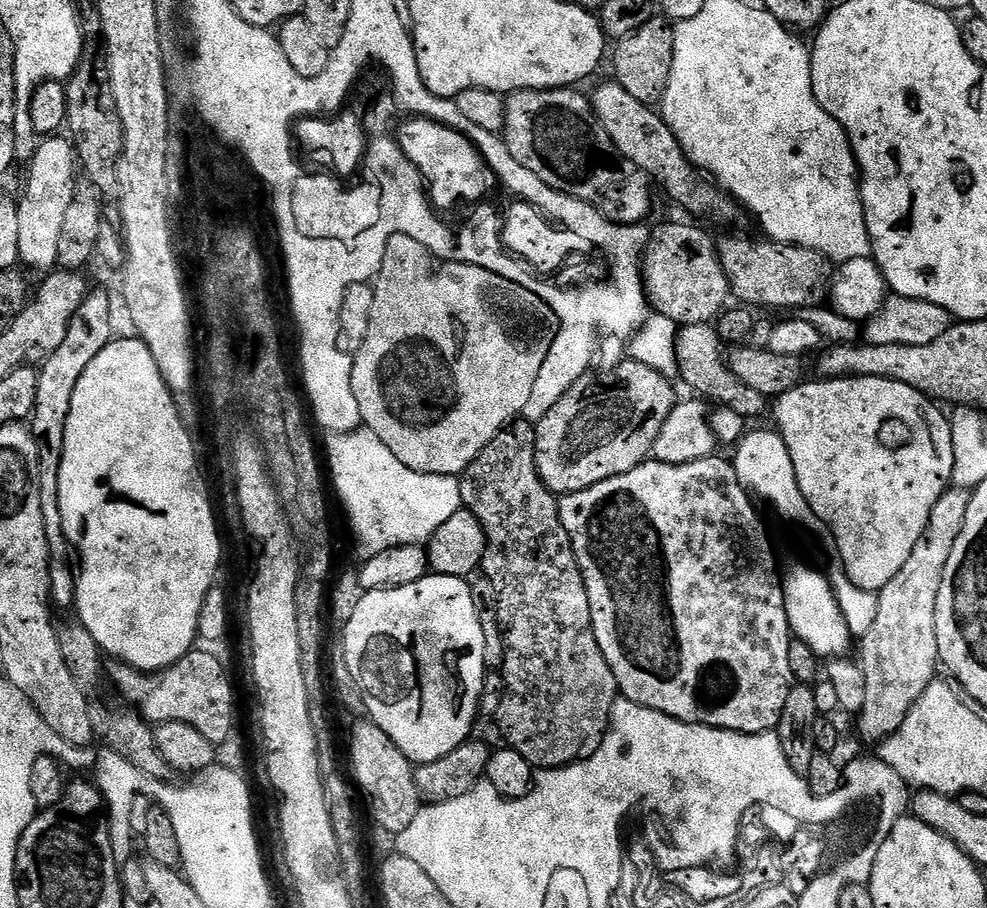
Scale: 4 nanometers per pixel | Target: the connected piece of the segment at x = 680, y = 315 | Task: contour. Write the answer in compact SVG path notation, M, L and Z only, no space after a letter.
M660 224L651 229L642 261L644 295L651 311L657 316L670 318L677 326L711 324L724 311L730 300L728 279L718 258L716 240L696 224Z

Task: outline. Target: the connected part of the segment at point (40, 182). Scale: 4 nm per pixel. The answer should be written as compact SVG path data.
M57 134L41 139L36 146L36 152L30 161L32 169L28 172L28 181L24 184L24 197L18 200L19 219L19 245L20 260L30 267L37 268L40 274L47 274L57 267L58 241L62 231L62 222L66 215L66 209L70 207L70 198L74 198L74 186L77 177L72 176L72 171L77 171L78 157L71 139Z

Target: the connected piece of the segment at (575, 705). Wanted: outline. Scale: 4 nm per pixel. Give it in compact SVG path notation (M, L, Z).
M517 418L507 424L496 437L489 442L486 450L470 462L470 466L459 477L460 503L471 510L474 518L482 522L482 530L488 539L488 553L484 555L482 572L492 581L496 588L496 609L500 626L504 630L504 662L502 665L502 679L504 682L504 701L496 711L495 723L500 723L500 732L505 736L507 747L513 748L526 762L532 764L533 769L564 768L568 764L577 764L579 760L590 758L602 746L604 735L608 733L608 725L612 723L612 708L618 699L618 689L614 670L606 662L602 650L598 646L598 638L594 638L592 619L590 618L590 598L586 590L586 582L582 578L582 570L578 566L578 558L574 554L574 546L570 542L570 534L566 534L566 526L562 526L560 505L556 493L551 492L540 477L536 465L536 426L531 420Z

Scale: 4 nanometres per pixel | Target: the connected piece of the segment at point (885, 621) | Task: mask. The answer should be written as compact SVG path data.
M950 486L934 502L934 510L930 510L930 522L926 522L926 530L922 538L914 546L914 554L906 560L906 566L890 578L890 582L878 593L878 614L874 618L874 626L859 641L860 656L858 663L866 674L866 702L858 714L860 732L868 740L883 742L893 736L902 726L906 714L922 698L926 686L937 679L940 651L938 650L938 630L936 629L936 607L938 606L938 590L942 590L942 578L946 574L946 562L950 562L950 553L954 551L954 542L958 542L958 534L962 534L962 522L966 522L966 510L970 506L970 492L967 488Z

